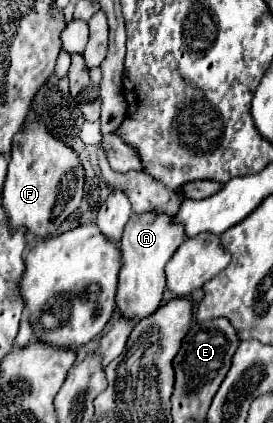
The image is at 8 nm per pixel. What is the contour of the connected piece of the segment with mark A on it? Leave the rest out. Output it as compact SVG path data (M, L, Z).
M142 213L130 217L120 241L122 269L120 269L118 291L116 291L116 307L124 319L134 321L156 313L156 309L162 303L162 293L166 289L164 267L184 239L186 239L184 227L176 225L168 215Z

